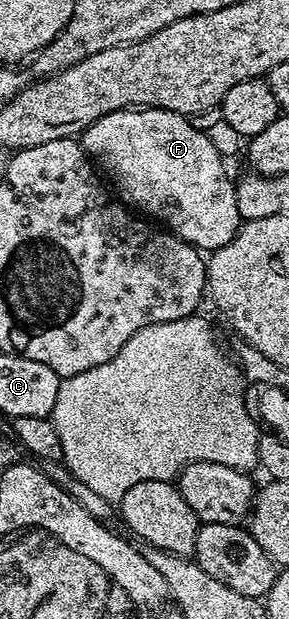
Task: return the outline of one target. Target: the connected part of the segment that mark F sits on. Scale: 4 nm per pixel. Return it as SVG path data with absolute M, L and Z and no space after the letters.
M146 106L110 112L102 116L102 120L94 120L94 124L84 130L82 145L93 163L105 175L108 173L112 177L111 185L114 190L116 185L115 193L119 201L133 211L155 220L197 250L211 252L230 244L242 225L242 219L238 212L233 179L228 179L224 158L219 148L208 138L211 137L205 131L194 128L194 124L185 115Z

